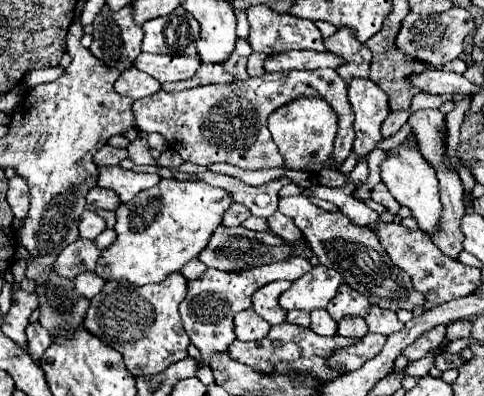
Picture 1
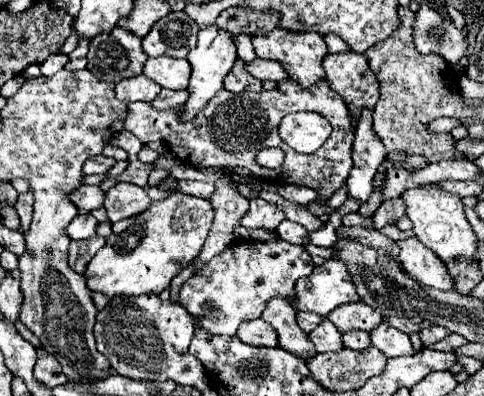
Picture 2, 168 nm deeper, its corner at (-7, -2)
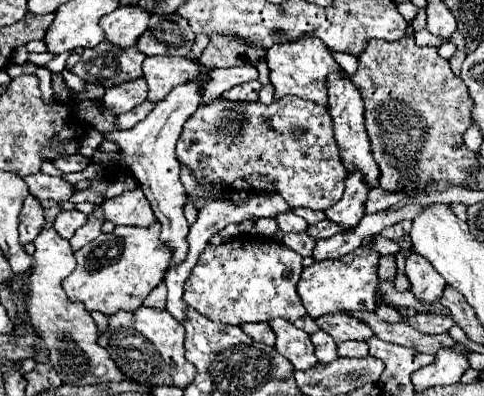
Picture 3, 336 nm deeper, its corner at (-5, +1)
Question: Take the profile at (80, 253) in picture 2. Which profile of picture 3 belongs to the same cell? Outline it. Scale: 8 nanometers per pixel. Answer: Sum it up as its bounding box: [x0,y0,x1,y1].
[69,205,107,251]

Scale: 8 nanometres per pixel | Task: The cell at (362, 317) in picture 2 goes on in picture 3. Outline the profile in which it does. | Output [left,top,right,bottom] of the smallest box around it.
[317,313,373,343]

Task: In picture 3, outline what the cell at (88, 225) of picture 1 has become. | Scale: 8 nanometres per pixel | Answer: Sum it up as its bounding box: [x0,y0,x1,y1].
[53,209,87,239]

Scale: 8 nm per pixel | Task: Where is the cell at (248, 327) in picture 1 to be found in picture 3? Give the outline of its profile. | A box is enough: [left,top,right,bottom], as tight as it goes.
[241,323,275,345]

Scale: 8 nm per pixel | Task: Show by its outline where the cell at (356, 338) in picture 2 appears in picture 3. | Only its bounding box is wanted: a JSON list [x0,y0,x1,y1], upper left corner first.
[337,341,369,357]

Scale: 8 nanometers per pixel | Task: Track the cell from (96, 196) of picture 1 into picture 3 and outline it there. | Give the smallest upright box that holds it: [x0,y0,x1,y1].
[23,173,73,203]

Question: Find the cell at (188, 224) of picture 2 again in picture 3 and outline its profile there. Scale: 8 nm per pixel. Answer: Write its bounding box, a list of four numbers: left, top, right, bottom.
[63,223,169,315]

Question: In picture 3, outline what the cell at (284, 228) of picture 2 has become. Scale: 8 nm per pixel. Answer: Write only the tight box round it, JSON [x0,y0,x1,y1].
[283,231,315,257]

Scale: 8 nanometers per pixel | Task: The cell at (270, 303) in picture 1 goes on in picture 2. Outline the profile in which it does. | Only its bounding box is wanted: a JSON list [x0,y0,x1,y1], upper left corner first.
[261,296,317,358]

